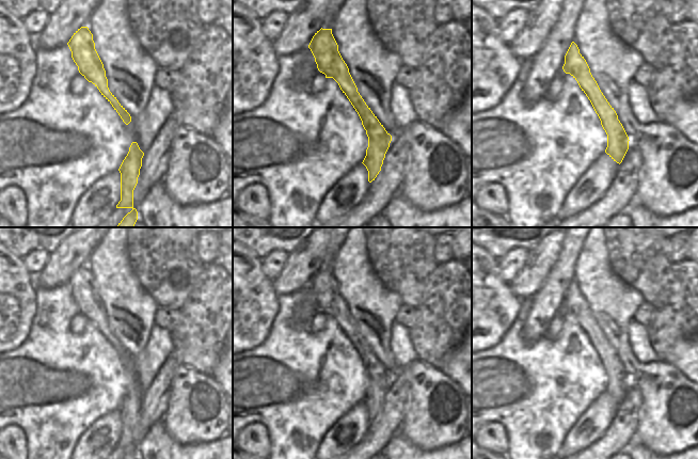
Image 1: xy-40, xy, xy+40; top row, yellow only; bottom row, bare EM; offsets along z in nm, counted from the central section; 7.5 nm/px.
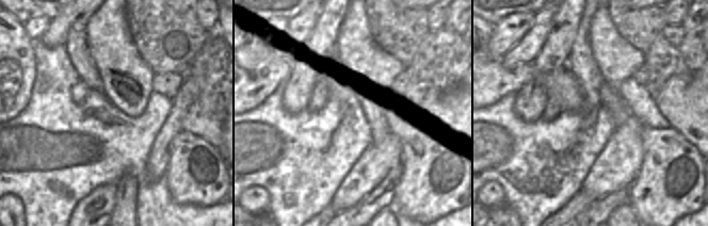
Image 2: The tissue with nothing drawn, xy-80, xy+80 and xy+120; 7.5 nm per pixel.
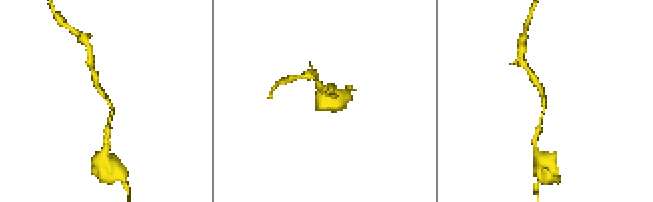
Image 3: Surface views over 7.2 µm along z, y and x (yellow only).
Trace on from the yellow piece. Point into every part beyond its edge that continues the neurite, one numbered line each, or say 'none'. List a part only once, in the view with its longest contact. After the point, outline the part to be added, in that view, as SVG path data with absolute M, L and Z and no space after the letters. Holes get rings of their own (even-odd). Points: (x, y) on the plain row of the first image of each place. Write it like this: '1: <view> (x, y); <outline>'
none

